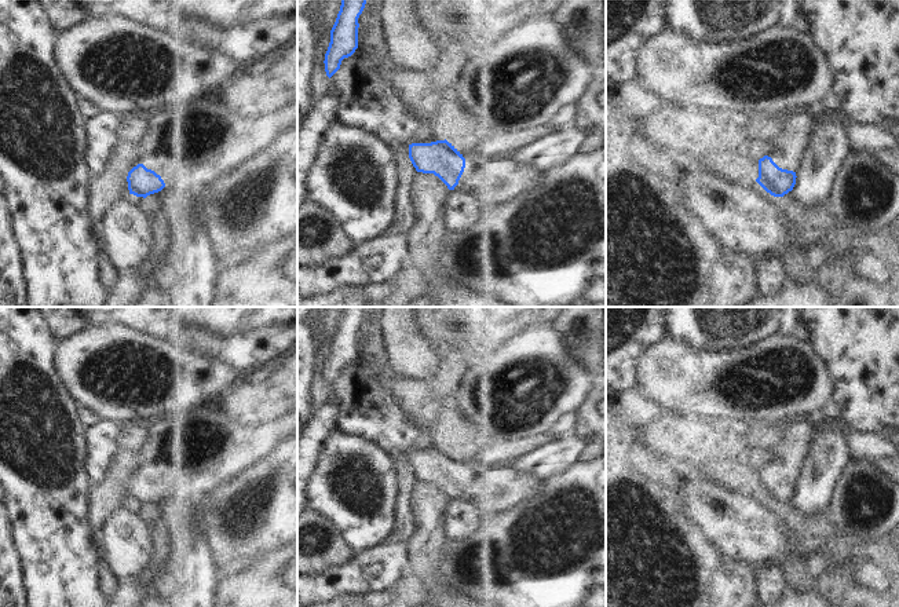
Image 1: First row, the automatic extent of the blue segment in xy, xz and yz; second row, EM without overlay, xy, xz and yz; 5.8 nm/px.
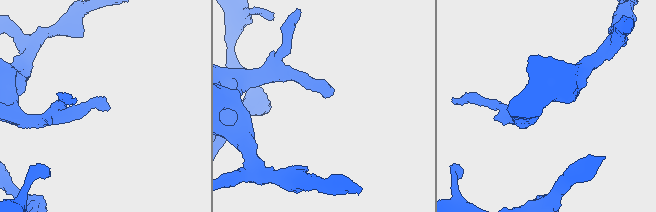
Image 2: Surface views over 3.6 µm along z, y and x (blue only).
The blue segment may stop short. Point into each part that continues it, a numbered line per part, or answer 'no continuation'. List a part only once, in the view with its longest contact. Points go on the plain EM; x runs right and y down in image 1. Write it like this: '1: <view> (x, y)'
1: yz (788, 457).

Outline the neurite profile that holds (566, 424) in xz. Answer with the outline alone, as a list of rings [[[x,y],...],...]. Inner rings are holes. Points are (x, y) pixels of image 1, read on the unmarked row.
[[[569,412],[563,414],[556,424],[544,435],[542,439],[558,439],[574,432],[577,424],[577,413]]]

